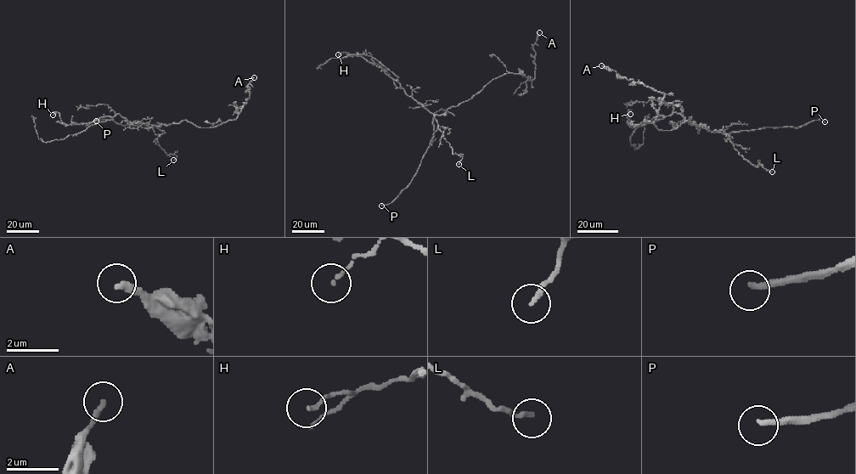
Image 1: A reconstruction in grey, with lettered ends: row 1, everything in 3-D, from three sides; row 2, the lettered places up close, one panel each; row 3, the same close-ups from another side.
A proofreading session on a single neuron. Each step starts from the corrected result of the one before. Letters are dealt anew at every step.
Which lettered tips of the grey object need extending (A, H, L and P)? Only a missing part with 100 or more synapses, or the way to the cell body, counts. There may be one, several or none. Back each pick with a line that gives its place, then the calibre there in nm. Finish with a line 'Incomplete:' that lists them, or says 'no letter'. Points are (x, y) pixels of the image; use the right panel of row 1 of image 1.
P: (825, 121) | 240 nm
Incomplete: P

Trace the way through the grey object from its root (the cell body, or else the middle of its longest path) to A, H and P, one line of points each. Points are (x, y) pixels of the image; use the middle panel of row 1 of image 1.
A: (440, 115), (470, 99), (492, 80), (505, 74), (520, 73), (532, 80), (535, 55), (533, 45), (539, 32)
H: (440, 115), (430, 113), (419, 104), (380, 68), (360, 56), (349, 56), (345, 52), (338, 54)
P: (440, 115), (434, 116), (433, 137), (411, 183), (391, 202), (381, 205)

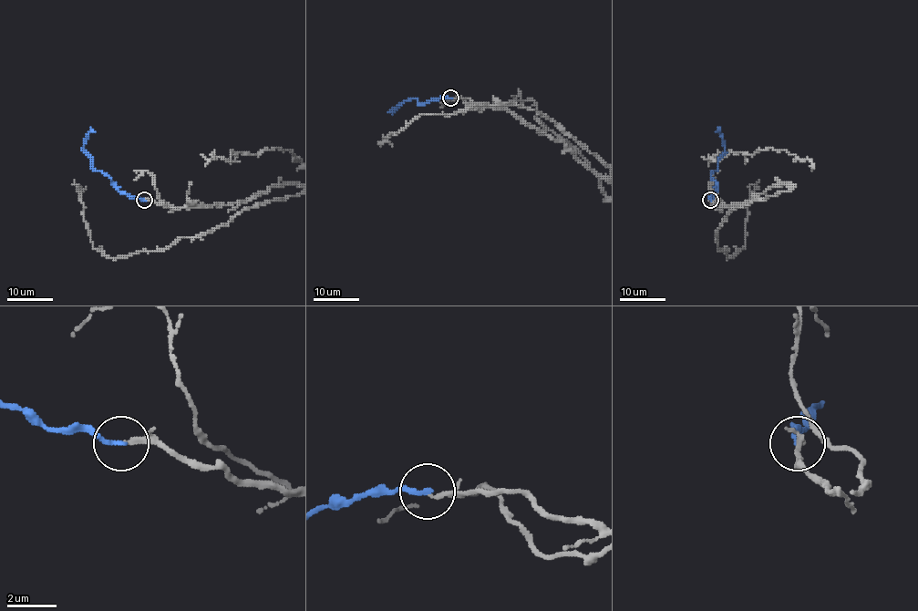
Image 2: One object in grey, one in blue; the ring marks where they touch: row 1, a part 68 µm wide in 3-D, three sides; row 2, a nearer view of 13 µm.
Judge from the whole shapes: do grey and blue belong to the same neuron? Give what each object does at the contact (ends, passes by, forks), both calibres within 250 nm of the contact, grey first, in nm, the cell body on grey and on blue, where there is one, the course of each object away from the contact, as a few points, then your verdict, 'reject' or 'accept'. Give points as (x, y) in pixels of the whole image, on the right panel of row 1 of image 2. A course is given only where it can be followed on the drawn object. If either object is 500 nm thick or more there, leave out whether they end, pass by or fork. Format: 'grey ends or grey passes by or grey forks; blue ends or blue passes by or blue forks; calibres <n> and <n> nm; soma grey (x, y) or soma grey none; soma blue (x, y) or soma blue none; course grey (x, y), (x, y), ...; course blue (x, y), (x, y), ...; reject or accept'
grey ends; blue ends; calibres 160 and 190 nm; soma grey none; soma blue none; course blue (710, 200), (717, 182), (710, 176), (718, 167), (718, 159), (724, 150), (723, 137), (716, 131); accept

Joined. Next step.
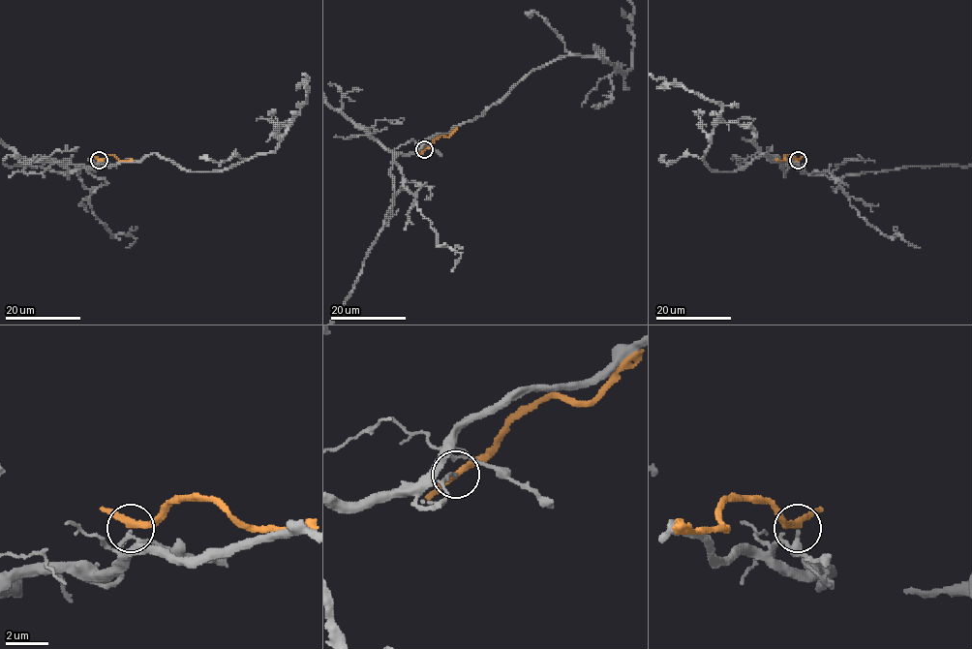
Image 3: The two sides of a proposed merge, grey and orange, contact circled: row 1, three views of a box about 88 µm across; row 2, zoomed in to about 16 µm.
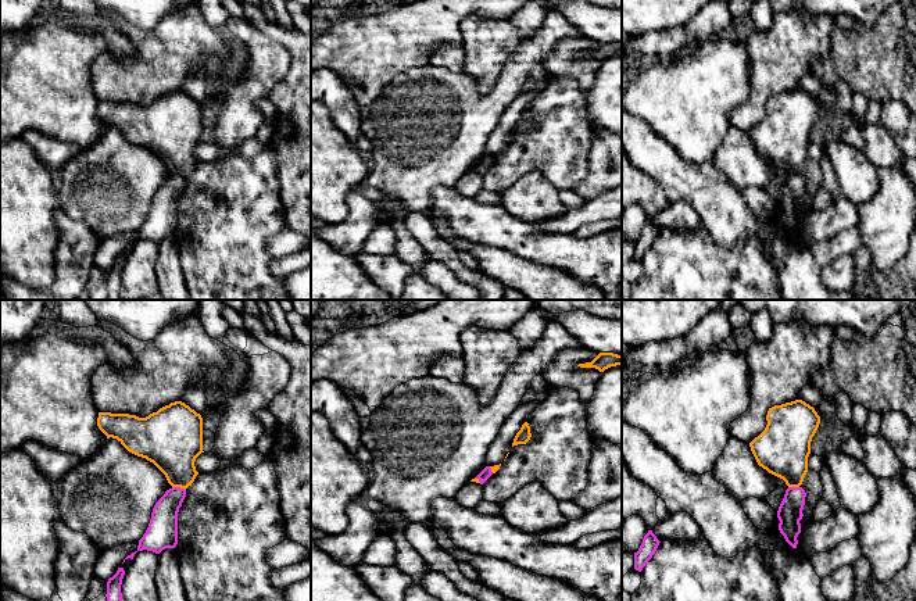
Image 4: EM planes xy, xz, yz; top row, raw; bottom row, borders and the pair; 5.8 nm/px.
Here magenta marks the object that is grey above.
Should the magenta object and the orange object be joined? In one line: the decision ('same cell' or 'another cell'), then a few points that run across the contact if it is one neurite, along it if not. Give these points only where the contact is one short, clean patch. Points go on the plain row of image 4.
another cell

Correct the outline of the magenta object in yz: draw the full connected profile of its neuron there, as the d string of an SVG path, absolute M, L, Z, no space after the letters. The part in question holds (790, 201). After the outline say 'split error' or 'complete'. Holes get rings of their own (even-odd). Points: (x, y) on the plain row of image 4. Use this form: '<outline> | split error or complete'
M788 176L777 200L779 219L792 237L797 237L797 226L801 222L799 210L804 205L805 186L802 176Z | complete

